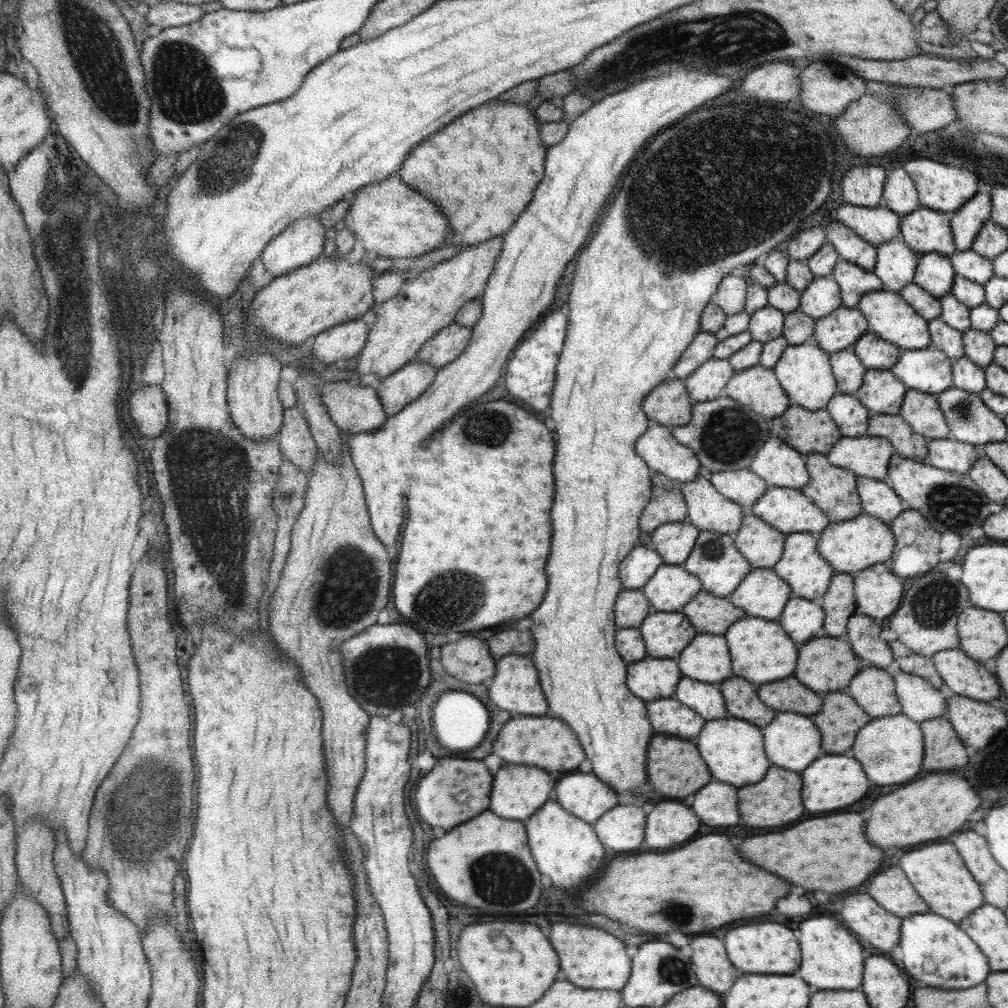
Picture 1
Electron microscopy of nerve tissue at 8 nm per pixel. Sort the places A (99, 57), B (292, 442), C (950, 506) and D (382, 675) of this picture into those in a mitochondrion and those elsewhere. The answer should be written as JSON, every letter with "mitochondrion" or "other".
{"A":"mitochondrion","B":"other","C":"mitochondrion","D":"mitochondrion"}

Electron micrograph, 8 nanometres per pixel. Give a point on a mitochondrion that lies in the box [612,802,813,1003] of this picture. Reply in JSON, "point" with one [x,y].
{"point":[674,971]}

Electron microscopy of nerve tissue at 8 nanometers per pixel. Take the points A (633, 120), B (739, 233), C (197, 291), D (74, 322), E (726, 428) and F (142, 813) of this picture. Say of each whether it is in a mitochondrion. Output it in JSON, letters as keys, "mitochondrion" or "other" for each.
{"A":"other","B":"mitochondrion","C":"other","D":"mitochondrion","E":"mitochondrion","F":"mitochondrion"}

